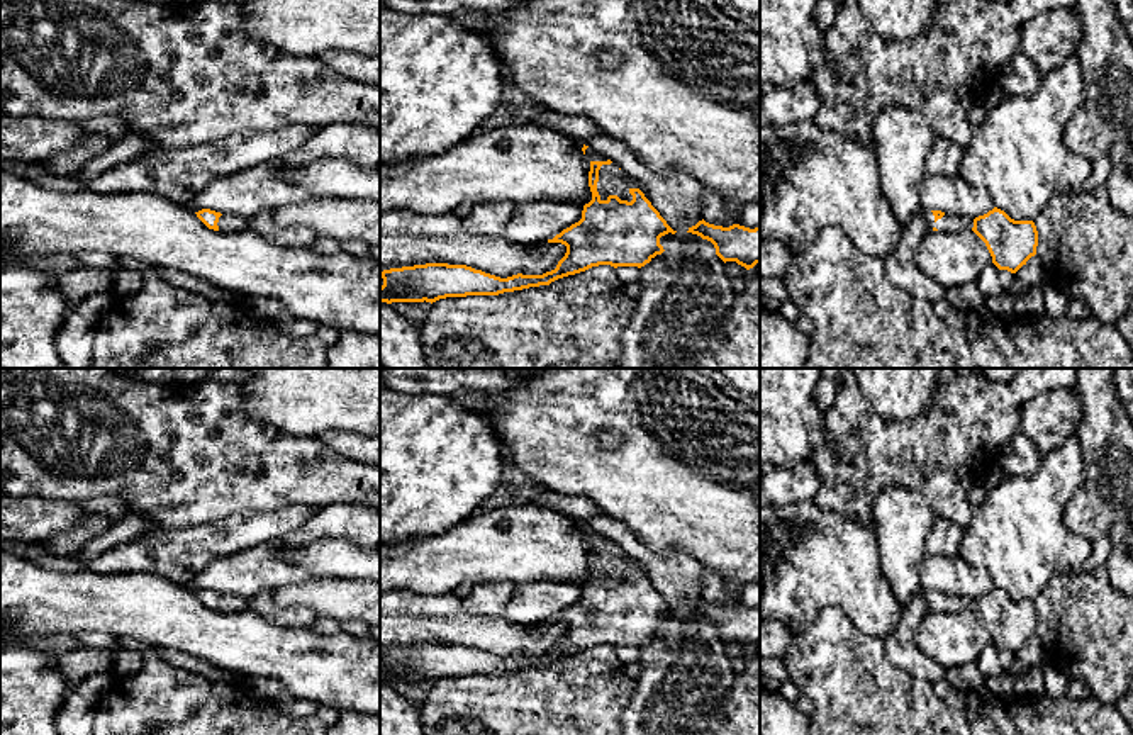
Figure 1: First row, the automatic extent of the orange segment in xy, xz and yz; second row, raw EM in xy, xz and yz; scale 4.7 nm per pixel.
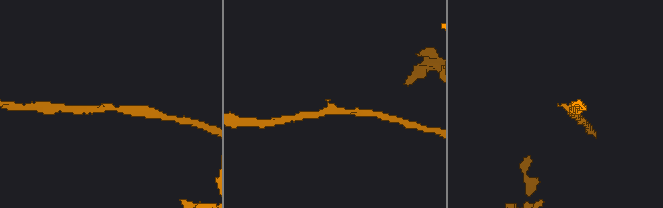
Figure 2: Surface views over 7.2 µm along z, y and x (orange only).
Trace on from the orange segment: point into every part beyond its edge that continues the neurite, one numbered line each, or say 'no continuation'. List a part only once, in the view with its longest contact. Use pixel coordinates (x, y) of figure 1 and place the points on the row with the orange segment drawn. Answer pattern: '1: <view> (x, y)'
1: xz (613, 180)

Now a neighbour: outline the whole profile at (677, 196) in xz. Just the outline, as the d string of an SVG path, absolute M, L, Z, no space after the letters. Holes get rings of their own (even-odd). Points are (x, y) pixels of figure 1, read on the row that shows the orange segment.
M607 136L583 143L616 163L628 177L646 187L651 205L677 233L687 233L702 221L702 185L684 171L660 173L650 168L628 144Z

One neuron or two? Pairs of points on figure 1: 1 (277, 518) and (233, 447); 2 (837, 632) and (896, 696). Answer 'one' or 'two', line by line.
1: two
2: one

